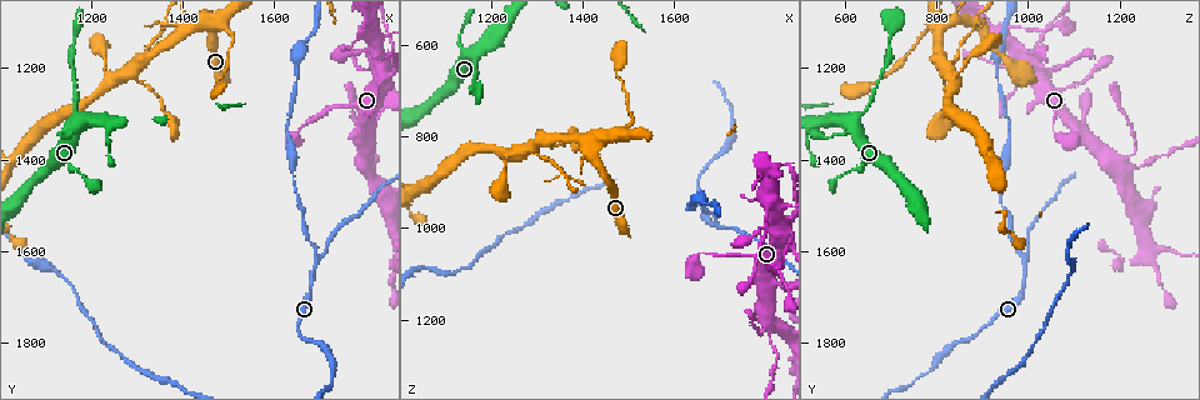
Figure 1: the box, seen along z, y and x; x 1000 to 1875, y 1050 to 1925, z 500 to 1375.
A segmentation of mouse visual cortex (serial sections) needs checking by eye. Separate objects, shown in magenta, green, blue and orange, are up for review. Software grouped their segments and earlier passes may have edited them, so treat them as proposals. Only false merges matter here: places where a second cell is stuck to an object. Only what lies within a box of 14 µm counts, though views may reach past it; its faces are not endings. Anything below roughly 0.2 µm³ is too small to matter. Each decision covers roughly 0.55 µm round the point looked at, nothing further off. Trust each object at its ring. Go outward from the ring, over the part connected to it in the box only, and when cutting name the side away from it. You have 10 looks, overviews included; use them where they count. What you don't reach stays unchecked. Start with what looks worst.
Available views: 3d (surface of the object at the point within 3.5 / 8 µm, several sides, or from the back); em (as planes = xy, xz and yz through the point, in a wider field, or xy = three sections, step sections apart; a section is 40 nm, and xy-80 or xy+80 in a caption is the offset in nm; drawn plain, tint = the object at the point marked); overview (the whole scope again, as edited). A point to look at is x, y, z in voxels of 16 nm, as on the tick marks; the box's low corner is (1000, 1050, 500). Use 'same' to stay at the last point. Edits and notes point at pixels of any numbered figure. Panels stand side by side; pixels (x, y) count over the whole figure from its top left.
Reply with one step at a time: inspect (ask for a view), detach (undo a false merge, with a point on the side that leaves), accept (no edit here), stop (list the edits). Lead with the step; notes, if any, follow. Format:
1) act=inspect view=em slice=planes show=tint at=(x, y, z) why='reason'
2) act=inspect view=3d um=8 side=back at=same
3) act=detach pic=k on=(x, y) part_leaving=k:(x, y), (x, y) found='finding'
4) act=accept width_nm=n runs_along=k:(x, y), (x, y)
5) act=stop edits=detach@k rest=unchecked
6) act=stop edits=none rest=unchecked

act=inspect view=3d um=3.5 at=(1690, 1625, 985) why='side arm on a straight run'

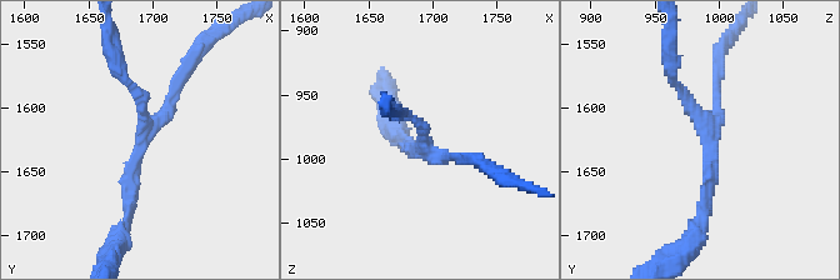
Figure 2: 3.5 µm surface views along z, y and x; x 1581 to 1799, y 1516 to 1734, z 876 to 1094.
act=inspect view=em slice=xy step=1 show=tint at=(1690, 1624, 990) arms=3 arm_widths_nm=150,150,150 why='now the EM'

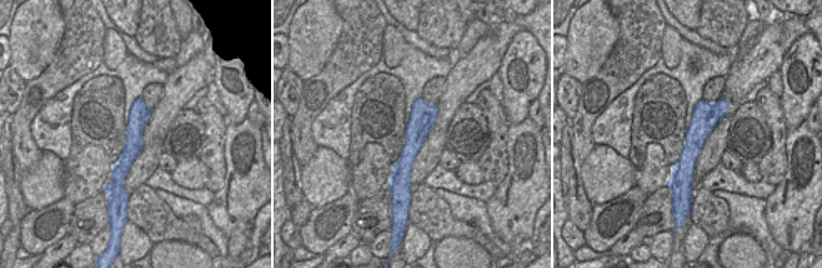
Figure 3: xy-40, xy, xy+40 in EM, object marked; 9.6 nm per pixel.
act=accept found='continuous, no second cell'

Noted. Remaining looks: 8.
act=inspect view=3d um=3.5 at=(1285, 1210, 820) why='four-way junction'

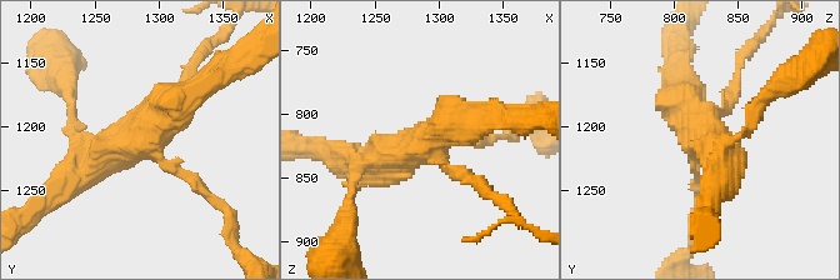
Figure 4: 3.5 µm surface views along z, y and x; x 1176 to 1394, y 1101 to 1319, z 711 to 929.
act=inspect view=em slice=planes show=tint at=(1288, 1208, 820) arms=4 arm_widths_nm=150,150,350,450 why='shape alone is not enough'

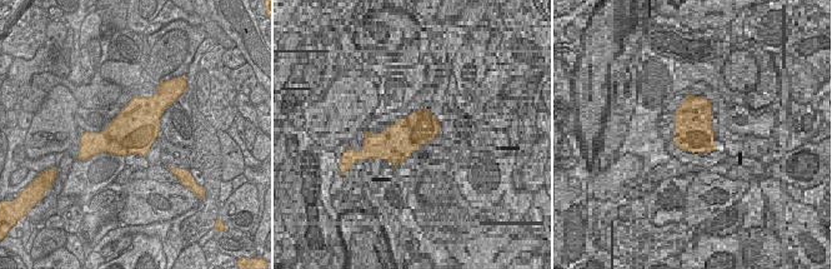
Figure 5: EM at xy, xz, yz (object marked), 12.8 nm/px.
act=accept runs_along=4:(203, 86), (73, 179) found='one cell here'

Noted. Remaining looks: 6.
act=inspect view=3d um=3.5 at=(1165, 1305, 635) why='small branch off a trunk'

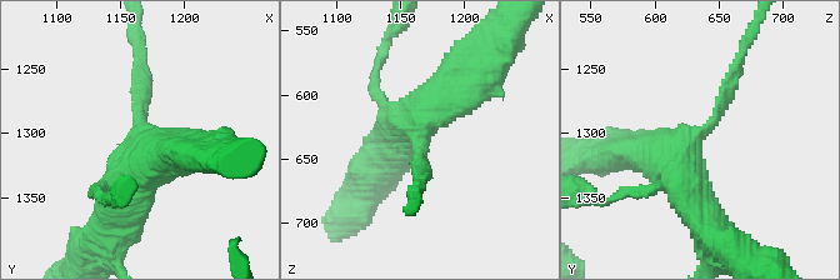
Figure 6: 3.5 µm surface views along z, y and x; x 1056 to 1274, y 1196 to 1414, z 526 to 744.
act=inspect view=em slice=xy step=5 show=tint at=(1164, 1306, 628)

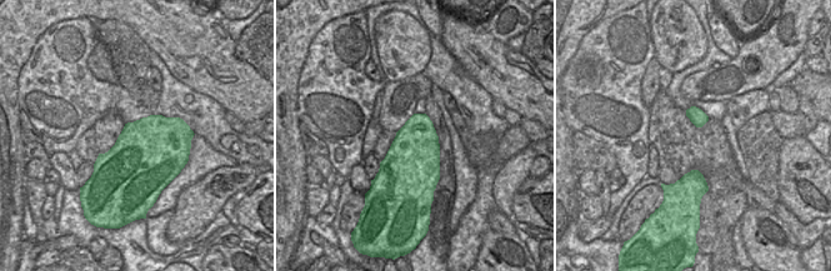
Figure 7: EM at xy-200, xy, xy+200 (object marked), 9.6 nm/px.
act=accept runs_along=6:(390, 154), (410, 125), (479, 61) found='continuous, no second cell'

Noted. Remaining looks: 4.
act=inspect view=3d um=8 side=back at=(1805, 1425, 1200) why='arms part here'

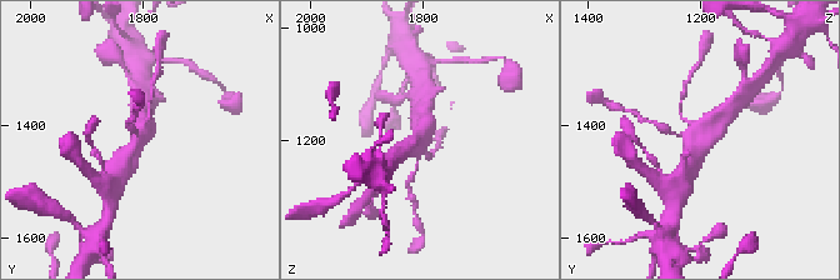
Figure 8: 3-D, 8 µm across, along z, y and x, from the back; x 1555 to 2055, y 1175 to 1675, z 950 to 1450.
act=inspect view=3d um=3.5 at=(1800, 1425, 1200) why='zoom in'

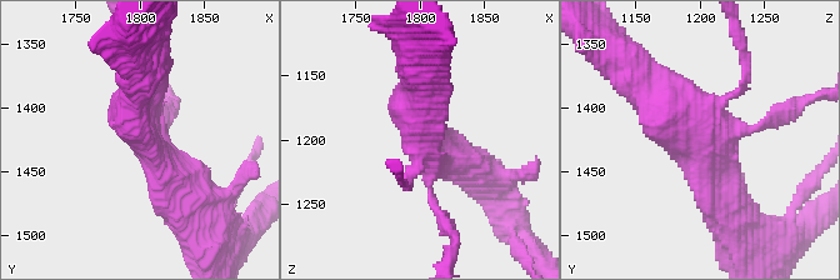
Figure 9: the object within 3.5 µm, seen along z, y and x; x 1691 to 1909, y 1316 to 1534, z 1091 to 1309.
act=inspect view=em slice=xy step=2 show=tint at=(1806, 1424, 1196) why='shape alone is not enough'

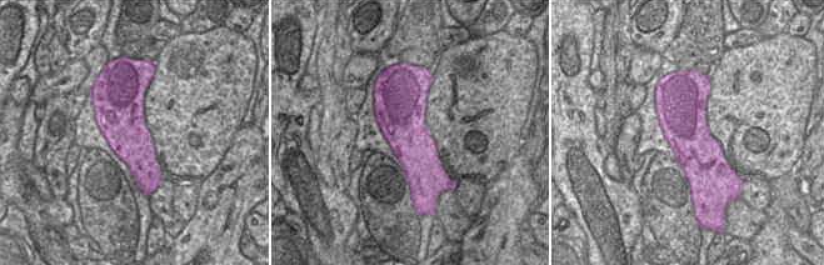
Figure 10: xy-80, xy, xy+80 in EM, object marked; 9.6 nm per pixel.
act=accept runs_along=9:(638, 84), (701, 145), (730, 203) found='all the same cell'

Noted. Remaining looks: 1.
act=stop edits=none rest=unchecked

